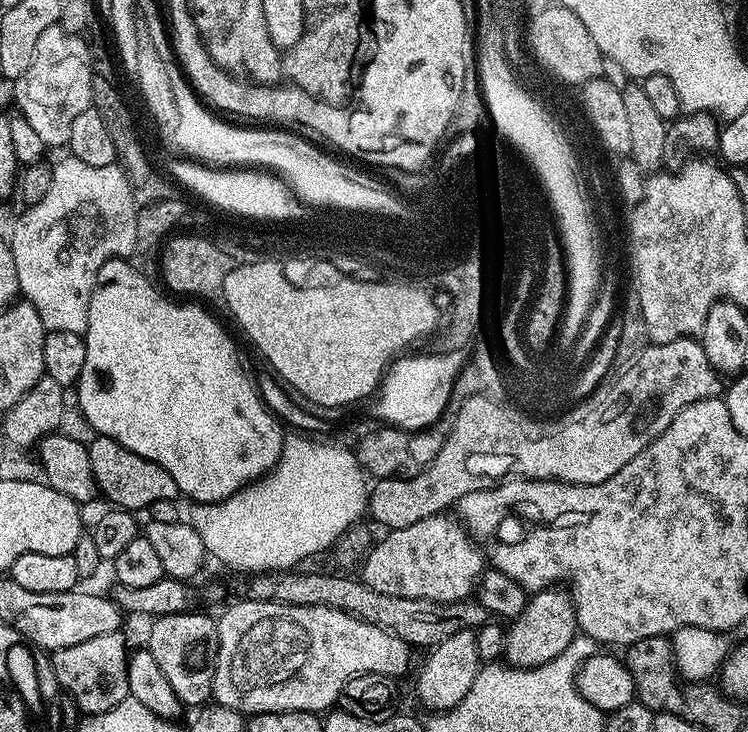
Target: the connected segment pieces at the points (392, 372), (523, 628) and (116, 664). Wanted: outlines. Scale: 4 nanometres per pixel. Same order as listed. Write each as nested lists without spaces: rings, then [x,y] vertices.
[[[463,351],[450,354],[432,352],[430,356],[399,357],[389,365],[379,389],[376,412],[380,421],[404,431],[421,431],[432,427],[451,403],[452,388],[466,363]]]
[[[553,586],[531,593],[522,615],[515,617],[506,628],[506,650],[503,659],[513,668],[537,668],[550,658],[558,658],[577,636],[576,607],[567,591]]]
[[[120,632],[98,634],[98,638],[89,638],[87,642],[78,642],[78,646],[66,646],[51,653],[54,666],[54,681],[61,684],[63,691],[74,698],[81,713],[97,716],[99,712],[118,706],[118,702],[129,699],[128,662],[130,647]]]

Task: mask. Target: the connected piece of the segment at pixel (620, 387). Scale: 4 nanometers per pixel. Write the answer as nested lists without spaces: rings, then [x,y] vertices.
[[[683,336],[669,344],[649,343],[647,347],[637,354],[636,361],[625,372],[616,372],[611,379],[597,385],[592,393],[576,402],[580,404],[572,409],[569,407],[548,422],[536,422],[529,418],[527,411],[507,408],[491,395],[470,397],[459,405],[456,423],[434,462],[427,464],[416,476],[376,480],[371,485],[367,515],[372,515],[384,530],[391,530],[414,526],[414,522],[447,513],[466,494],[481,492],[489,482],[500,482],[505,478],[561,480],[567,484],[606,482],[606,478],[618,474],[634,454],[642,454],[642,450],[646,450],[646,446],[650,446],[650,442],[654,442],[654,438],[658,438],[686,406],[711,396],[719,397],[722,392],[721,373],[706,356],[699,339]]]

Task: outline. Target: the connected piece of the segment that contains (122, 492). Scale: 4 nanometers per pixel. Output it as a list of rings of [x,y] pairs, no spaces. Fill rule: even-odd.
[[[93,435],[91,439],[86,444],[90,470],[94,470],[99,495],[105,496],[109,505],[129,510],[146,510],[154,502],[176,500],[181,495],[174,478],[170,478],[162,466],[134,454],[134,450],[126,450],[126,446],[114,442],[114,438]]]

